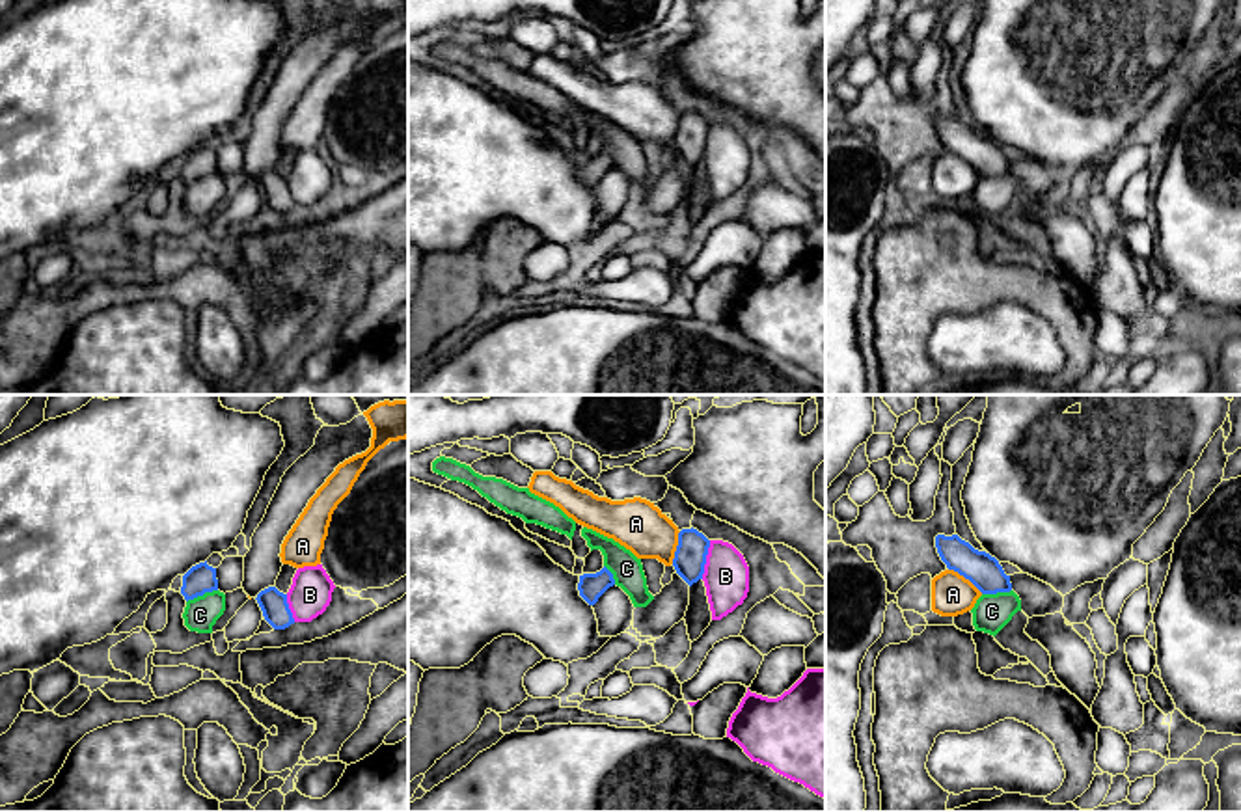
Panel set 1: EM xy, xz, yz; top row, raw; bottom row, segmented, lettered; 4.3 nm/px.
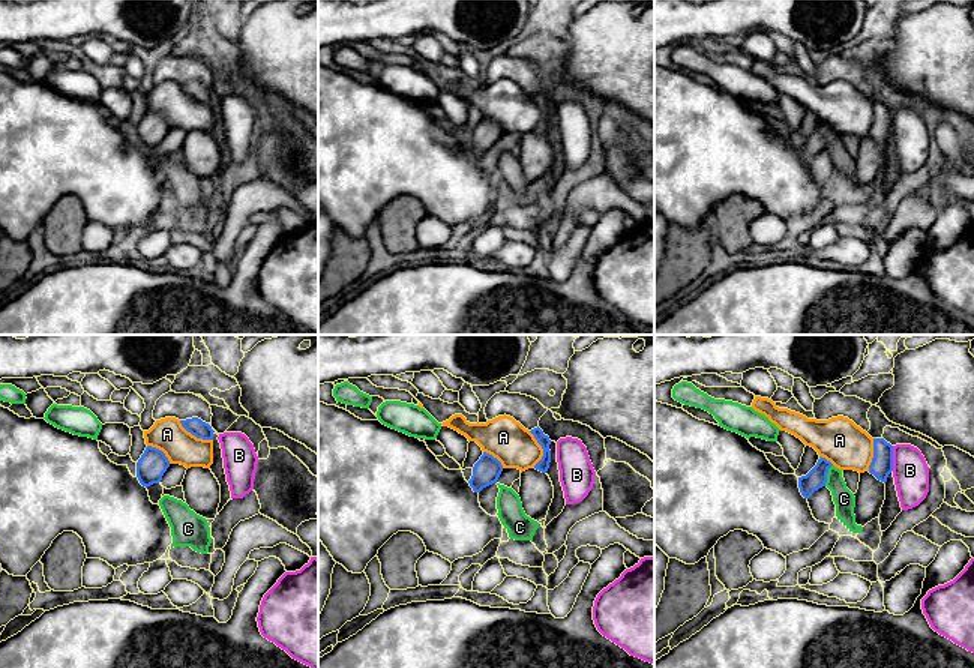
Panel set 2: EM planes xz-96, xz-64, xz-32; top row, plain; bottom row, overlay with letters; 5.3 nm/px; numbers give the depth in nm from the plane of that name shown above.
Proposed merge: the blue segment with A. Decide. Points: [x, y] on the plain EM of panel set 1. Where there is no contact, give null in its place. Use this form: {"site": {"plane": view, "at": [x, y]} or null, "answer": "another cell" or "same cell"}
{"site": {"plane": "yz", "at": [966, 161]}, "answer": "another cell"}

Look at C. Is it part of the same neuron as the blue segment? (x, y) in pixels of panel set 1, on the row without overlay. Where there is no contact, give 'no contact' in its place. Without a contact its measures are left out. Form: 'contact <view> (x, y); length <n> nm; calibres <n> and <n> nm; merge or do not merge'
contact xy (202, 177); length 150 nm; calibres 130 and 150 nm; do not merge

